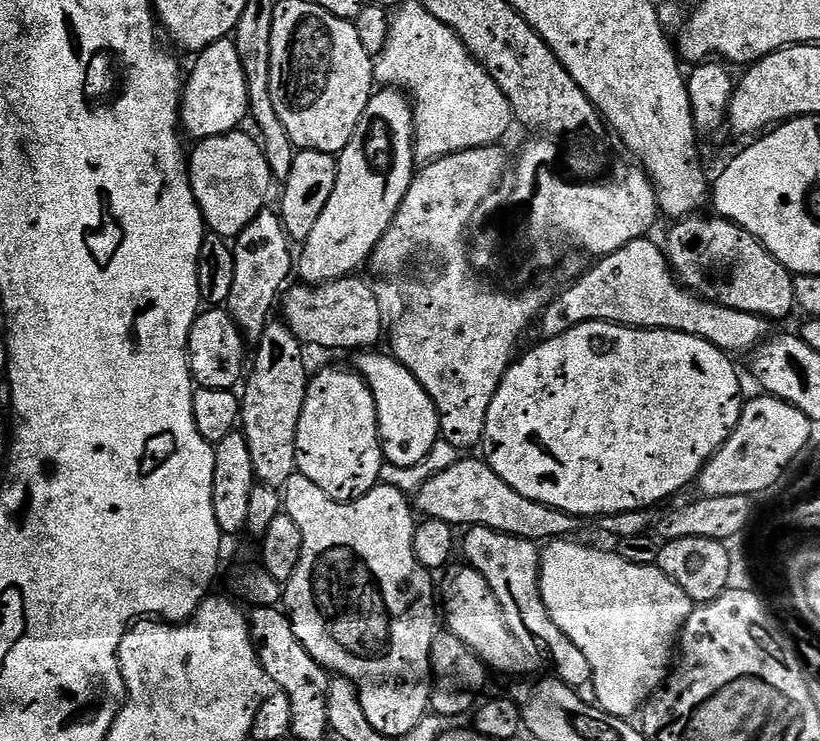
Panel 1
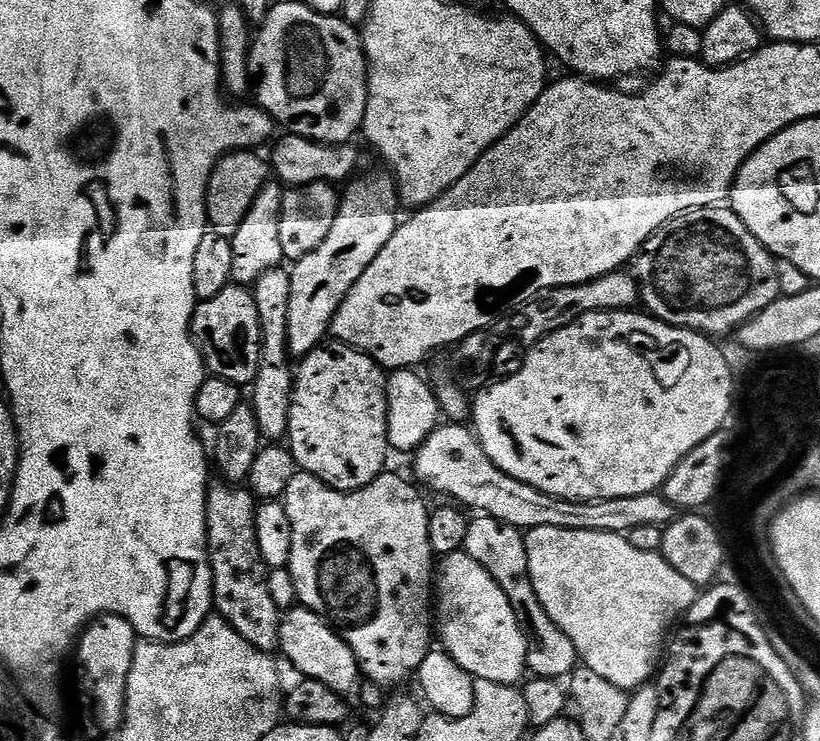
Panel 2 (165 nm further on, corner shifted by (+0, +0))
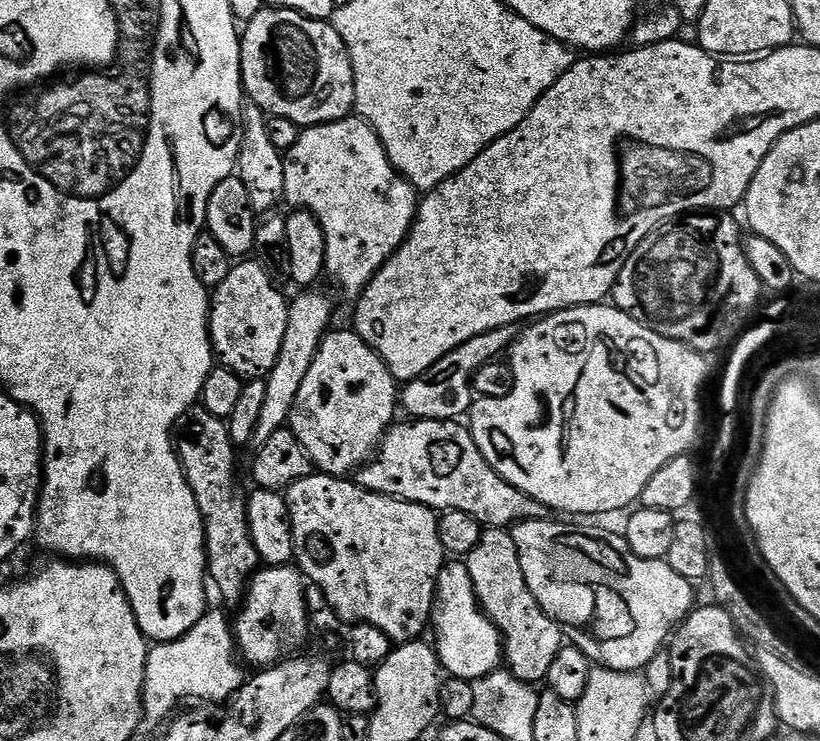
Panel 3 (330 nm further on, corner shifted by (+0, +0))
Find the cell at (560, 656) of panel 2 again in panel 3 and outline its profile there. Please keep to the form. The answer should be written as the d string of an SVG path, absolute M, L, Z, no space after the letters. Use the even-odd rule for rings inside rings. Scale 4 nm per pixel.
M485 527L478 546L466 557L470 570L470 582L474 582L474 594L480 608L492 619L504 642L506 668L518 679L533 686L547 681L550 666L565 647L566 636L561 625L545 614L538 606L538 598L530 594L526 586L526 574L522 574L522 562L518 546L507 528Z

